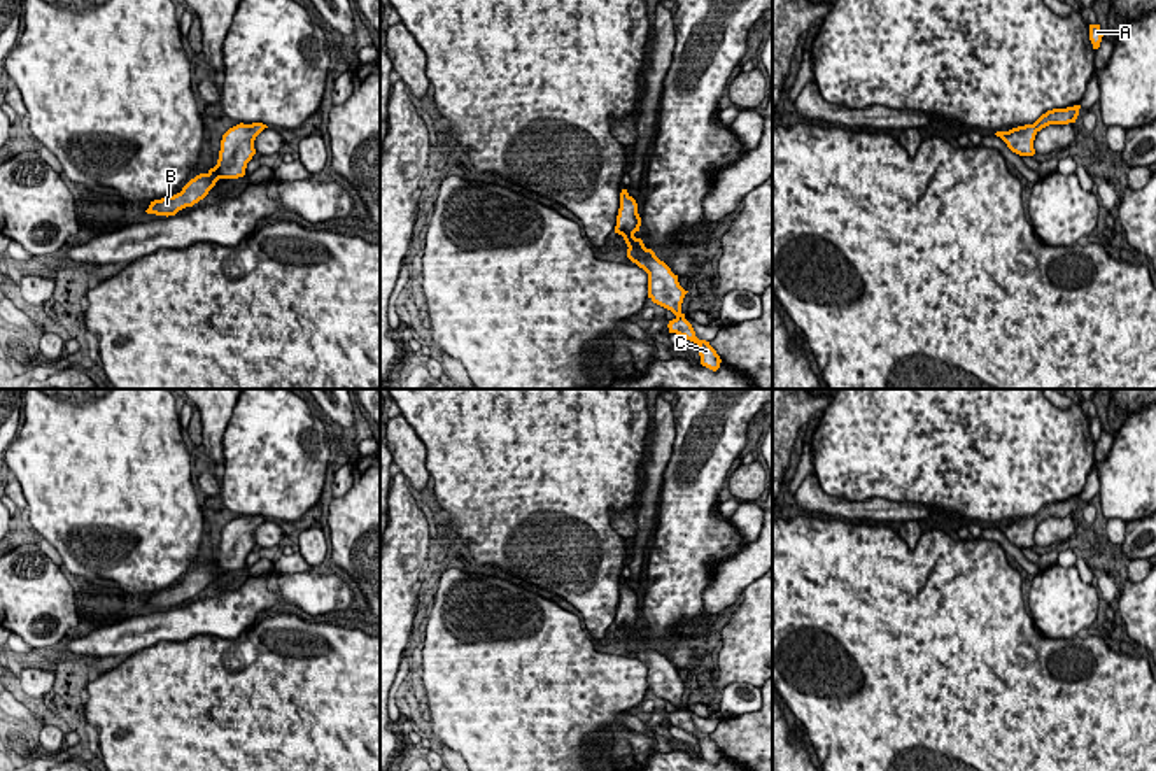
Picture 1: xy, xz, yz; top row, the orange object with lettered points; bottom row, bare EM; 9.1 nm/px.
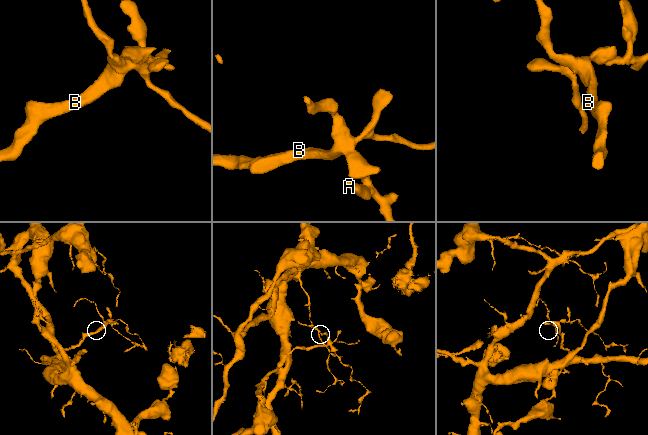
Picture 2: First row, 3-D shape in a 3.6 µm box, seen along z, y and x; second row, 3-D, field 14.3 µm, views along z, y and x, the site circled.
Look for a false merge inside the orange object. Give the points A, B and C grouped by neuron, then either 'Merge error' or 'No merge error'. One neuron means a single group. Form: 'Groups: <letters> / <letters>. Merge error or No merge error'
Groups: A B C. No merge error

